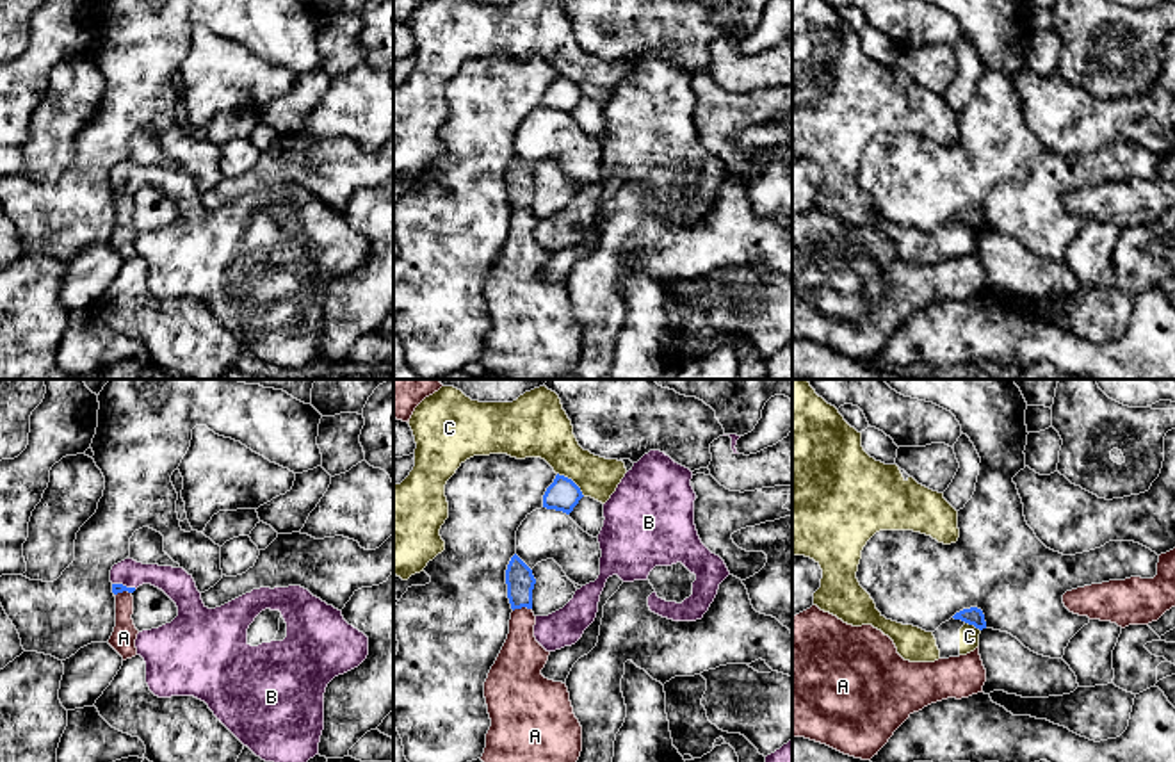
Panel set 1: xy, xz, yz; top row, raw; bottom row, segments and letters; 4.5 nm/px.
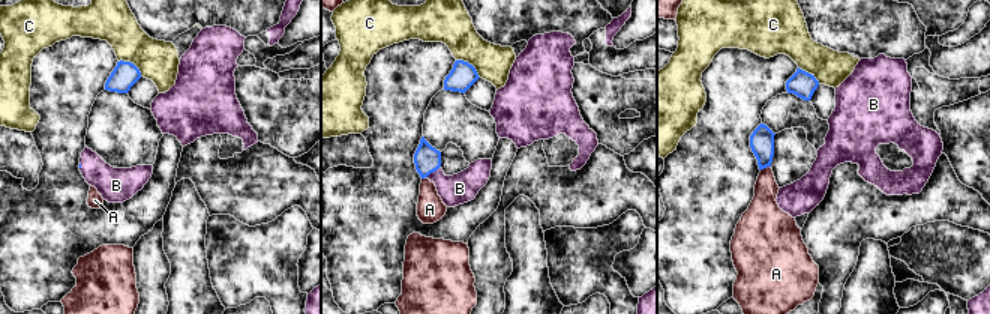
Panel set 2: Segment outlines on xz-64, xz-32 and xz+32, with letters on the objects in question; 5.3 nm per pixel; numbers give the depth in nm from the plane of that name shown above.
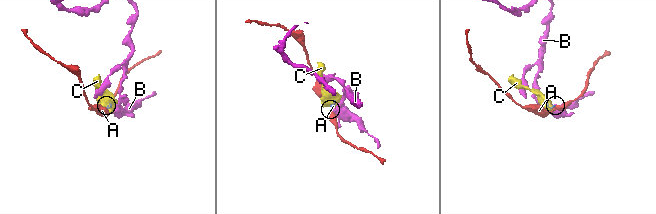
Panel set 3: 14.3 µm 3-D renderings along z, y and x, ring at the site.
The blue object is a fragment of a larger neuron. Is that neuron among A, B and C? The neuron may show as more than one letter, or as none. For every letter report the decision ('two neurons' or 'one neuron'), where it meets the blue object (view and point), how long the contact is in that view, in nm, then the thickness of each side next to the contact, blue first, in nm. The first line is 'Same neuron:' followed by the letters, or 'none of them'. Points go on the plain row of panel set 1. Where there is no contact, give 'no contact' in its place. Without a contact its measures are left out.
Same neuron: B
A: two neurons; meets blue in xz at (522, 207); contact 90 nm long; 130 nm thick on the blue side, 200 nm on the other
B: one neuron; meets blue in xy at (125, 187); contact 110 nm long; 50 nm thick on the blue side, 140 nm on the other
C: two neurons; meets blue in xz at (572, 82); contact 170 nm long; 150 nm thick on the blue side, 240 nm on the other

